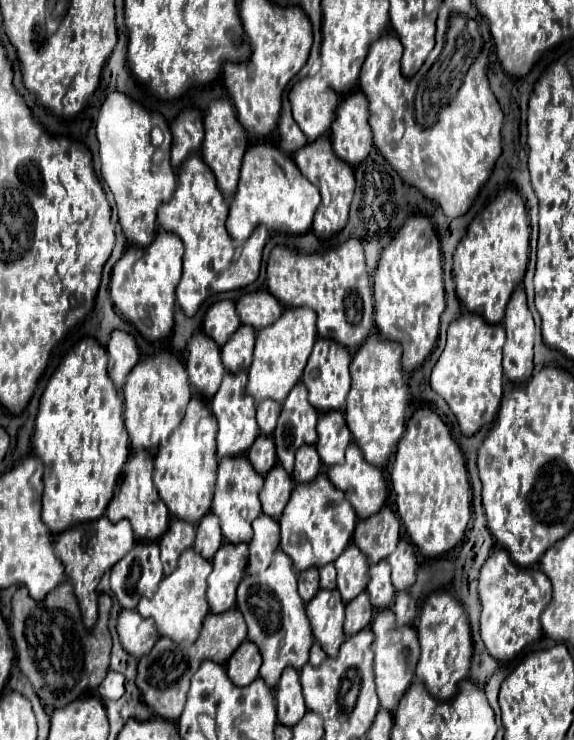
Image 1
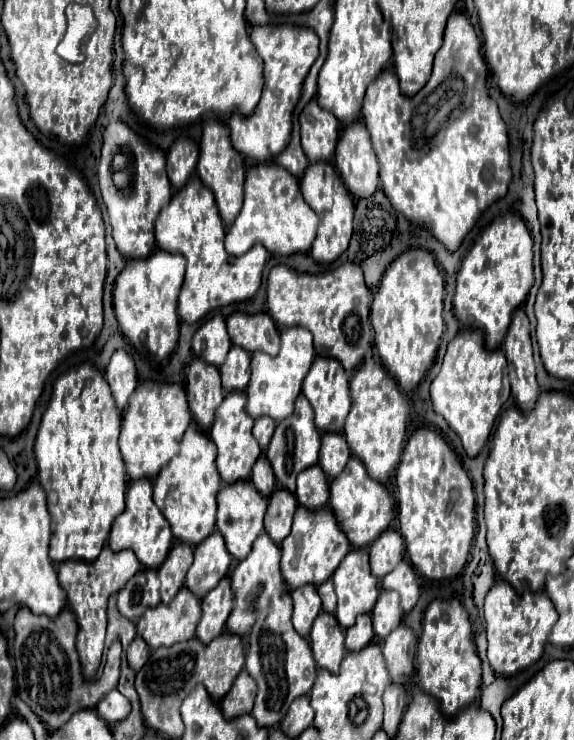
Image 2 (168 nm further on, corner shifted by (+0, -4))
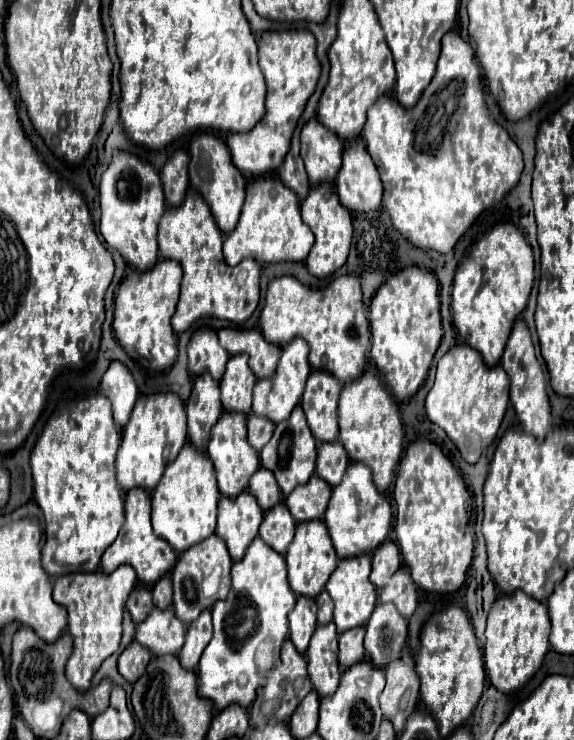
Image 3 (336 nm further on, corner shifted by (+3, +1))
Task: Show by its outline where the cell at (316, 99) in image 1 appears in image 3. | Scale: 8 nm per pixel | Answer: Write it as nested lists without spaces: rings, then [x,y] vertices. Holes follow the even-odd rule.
[[[311,118],[301,128],[301,158],[305,160],[305,170],[309,182],[333,182],[341,166],[343,142],[331,130],[325,130],[317,118]]]

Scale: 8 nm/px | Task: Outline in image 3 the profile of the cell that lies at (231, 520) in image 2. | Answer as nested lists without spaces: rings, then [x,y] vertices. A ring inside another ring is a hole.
[[[249,490],[237,494],[237,498],[219,500],[219,520],[215,534],[225,540],[233,560],[241,560],[251,540],[257,536],[259,524],[263,520],[263,510]]]

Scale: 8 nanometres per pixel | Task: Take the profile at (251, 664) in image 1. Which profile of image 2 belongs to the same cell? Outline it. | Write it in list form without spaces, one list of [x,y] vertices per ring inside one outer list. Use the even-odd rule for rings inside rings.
[[[240,671],[236,683],[220,703],[224,719],[236,719],[250,713],[254,695],[256,695],[256,683],[252,683],[252,677],[246,671]]]

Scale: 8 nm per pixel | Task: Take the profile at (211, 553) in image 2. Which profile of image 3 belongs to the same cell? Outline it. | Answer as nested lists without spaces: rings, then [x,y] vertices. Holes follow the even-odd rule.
[[[217,534],[205,538],[205,542],[199,542],[197,546],[191,546],[189,550],[185,550],[185,554],[179,554],[179,560],[177,560],[177,564],[173,568],[173,574],[171,574],[171,578],[173,578],[173,608],[175,608],[177,618],[181,618],[185,624],[191,624],[201,614],[201,610],[205,610],[205,608],[213,606],[217,600],[225,598],[227,588],[229,588],[231,566],[233,566],[233,560],[229,556],[229,550],[227,550],[225,542]],[[217,566],[221,566],[221,570],[223,570],[221,588],[219,588],[219,592],[213,598],[205,598],[205,594],[201,590],[201,582],[207,576],[211,576],[211,572]]]

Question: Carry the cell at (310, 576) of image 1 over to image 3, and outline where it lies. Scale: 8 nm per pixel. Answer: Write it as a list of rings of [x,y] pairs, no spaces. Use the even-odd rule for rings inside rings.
[[[297,596],[297,604],[289,614],[289,638],[301,654],[305,654],[315,626],[317,626],[315,600],[309,596]]]

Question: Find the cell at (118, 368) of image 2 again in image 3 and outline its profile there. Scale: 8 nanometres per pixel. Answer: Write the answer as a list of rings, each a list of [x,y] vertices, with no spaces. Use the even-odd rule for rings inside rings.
[[[111,362],[111,366],[107,368],[101,380],[101,392],[111,400],[113,418],[117,426],[123,428],[129,422],[133,404],[137,400],[137,384],[129,368],[121,362]]]

